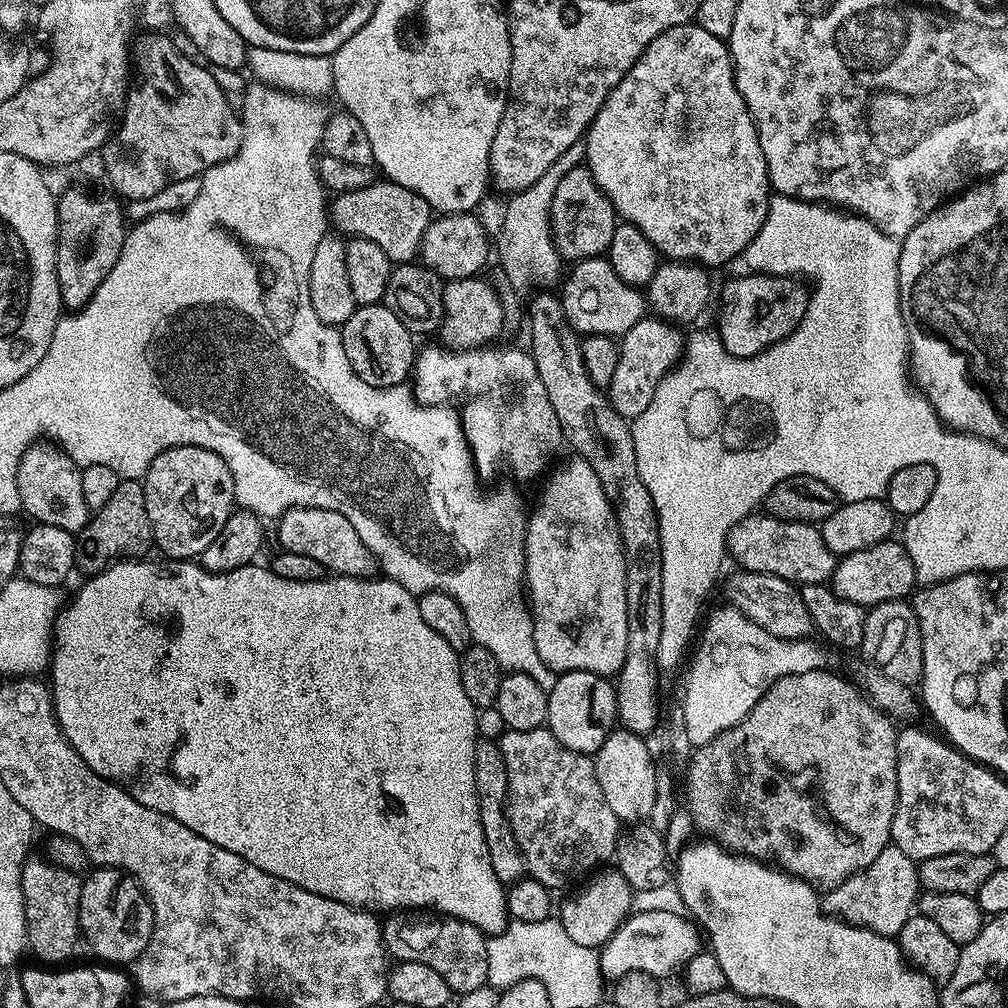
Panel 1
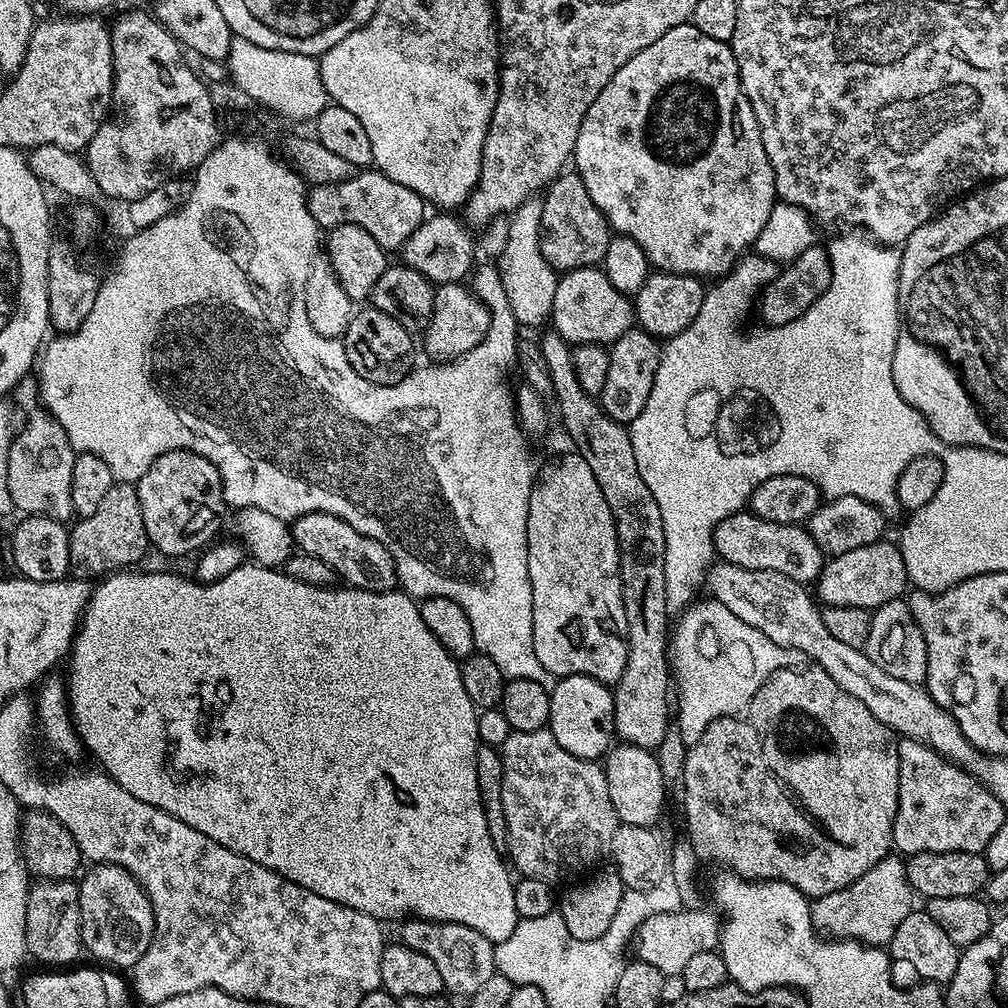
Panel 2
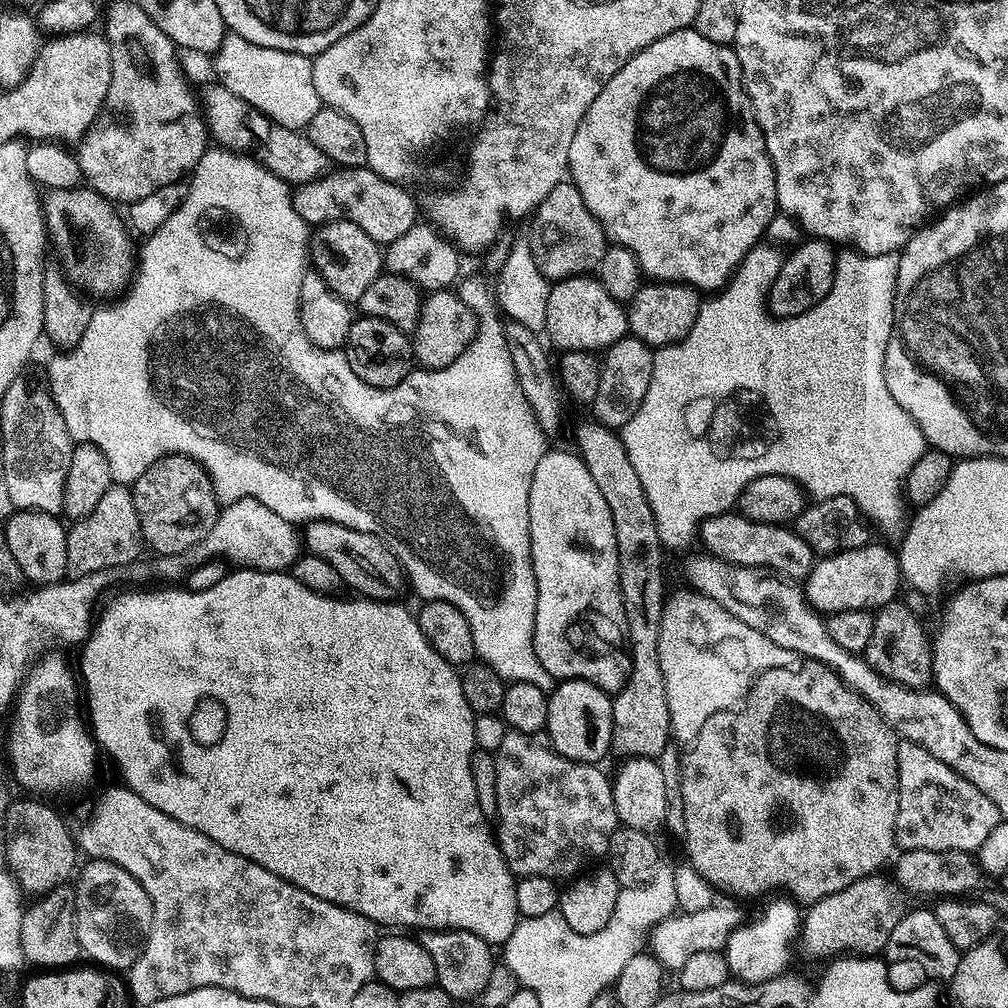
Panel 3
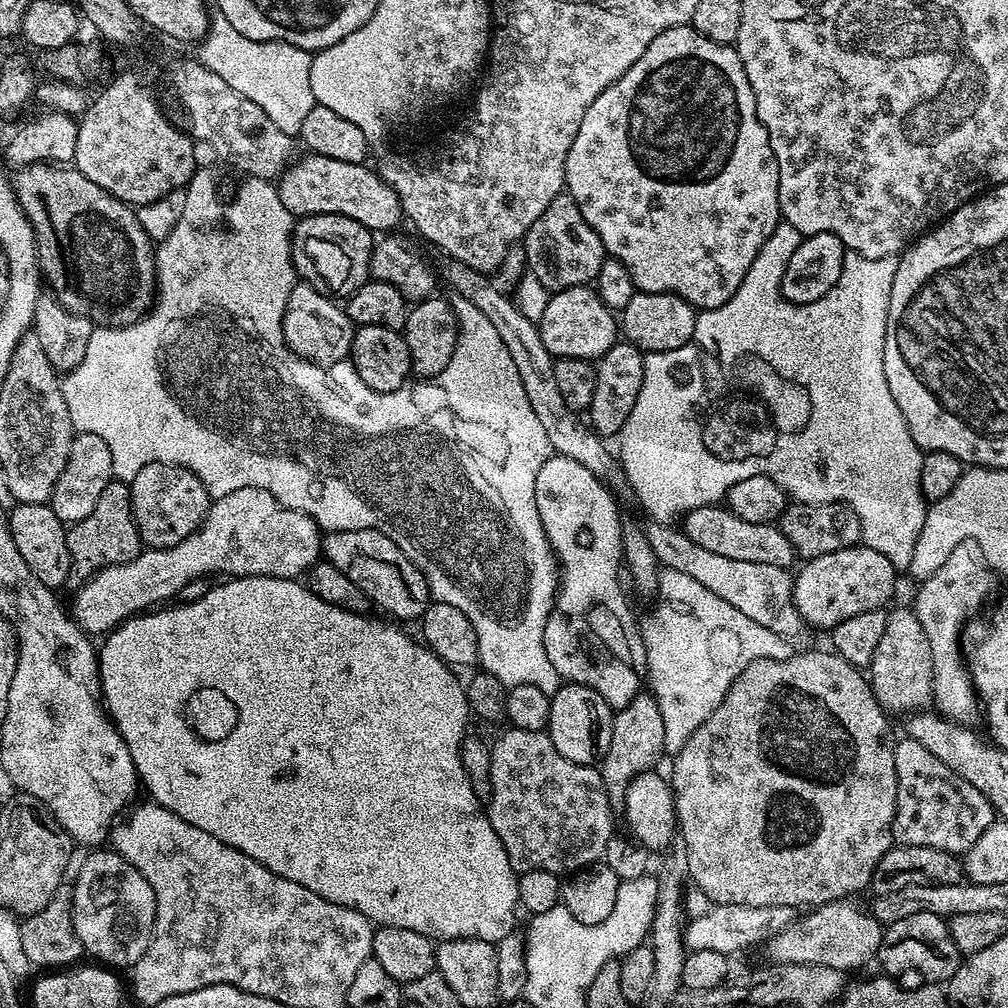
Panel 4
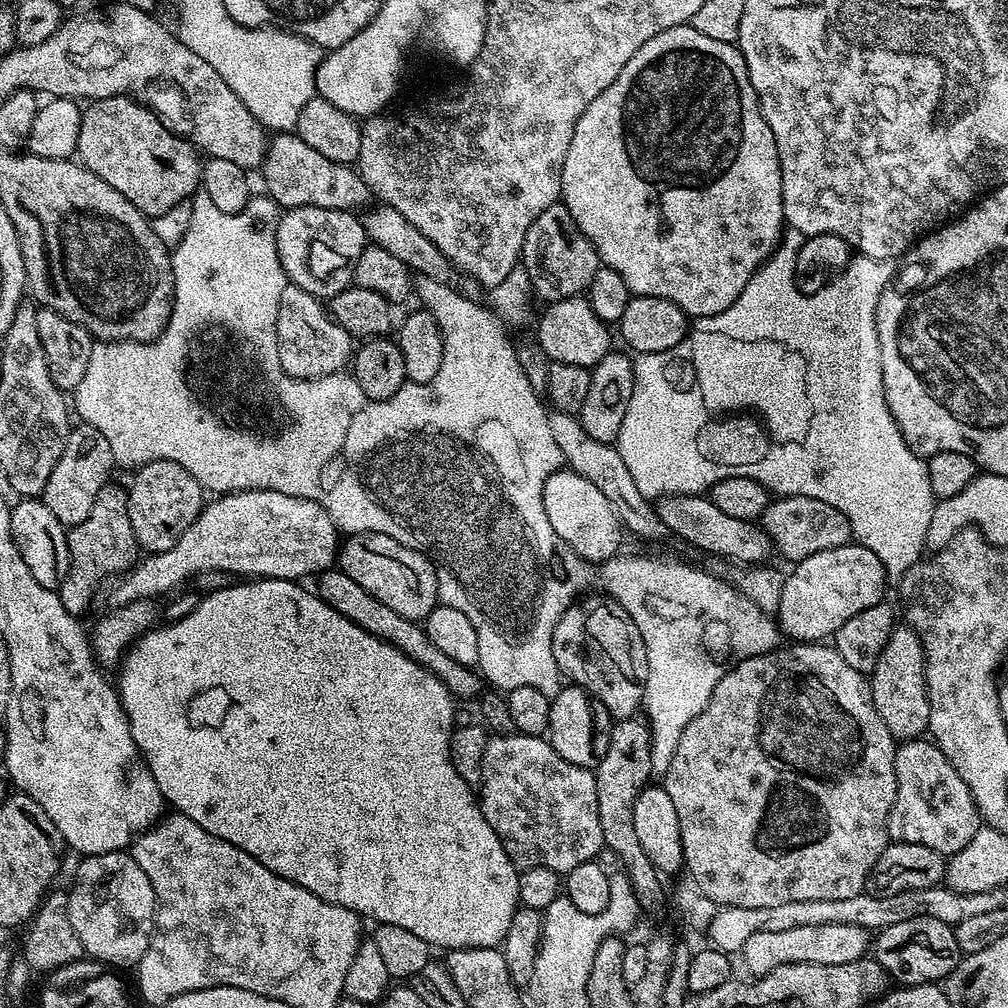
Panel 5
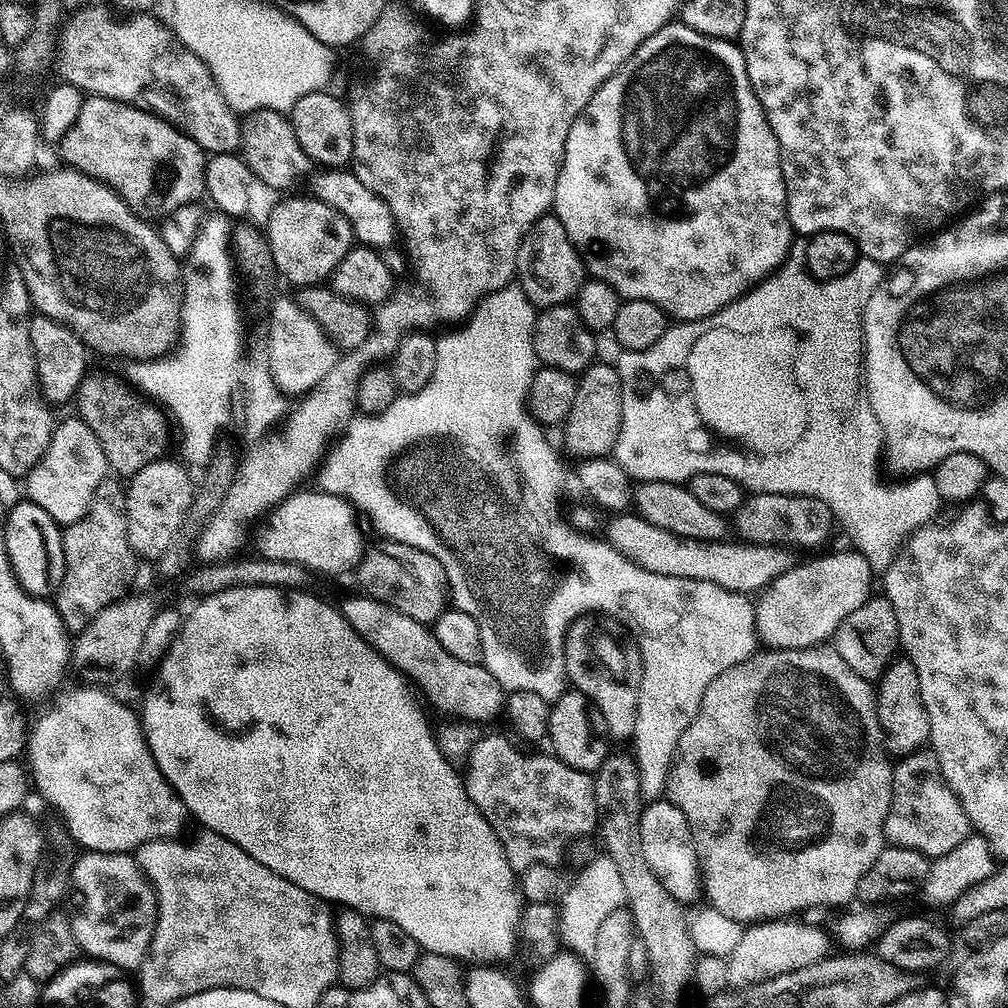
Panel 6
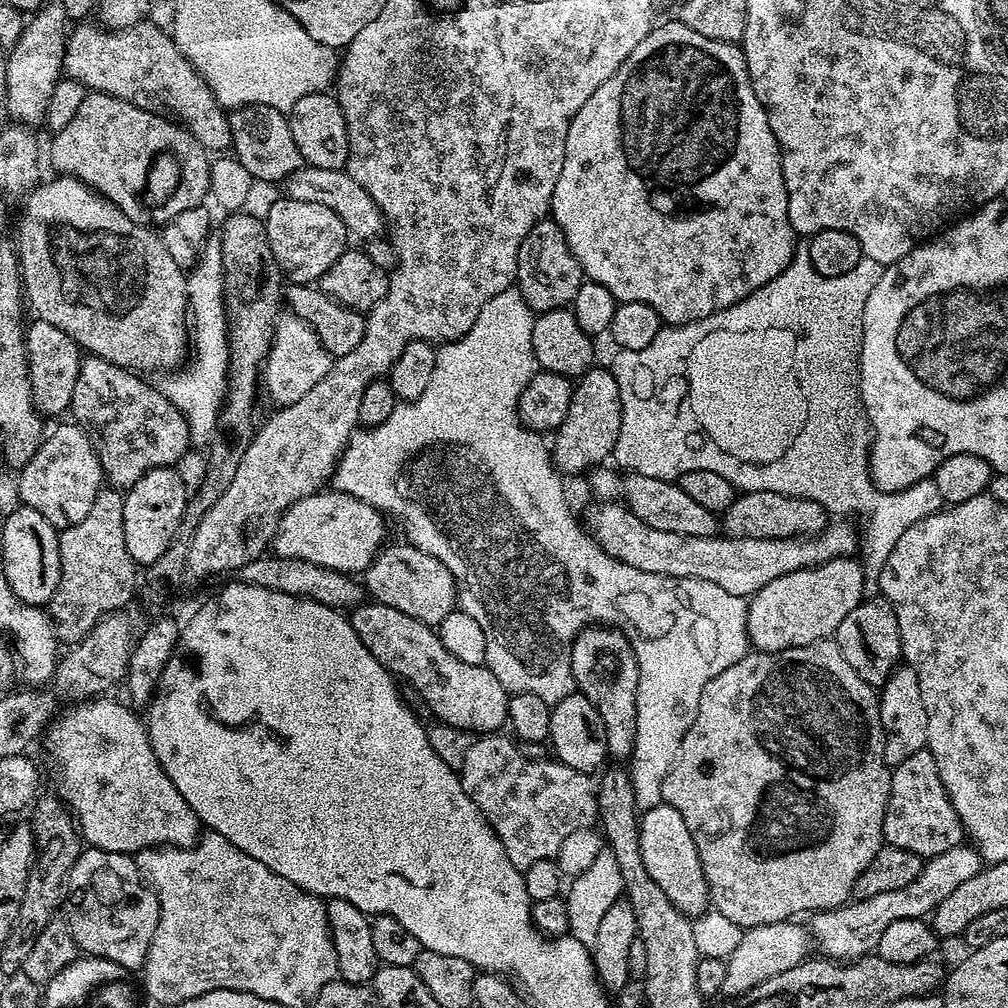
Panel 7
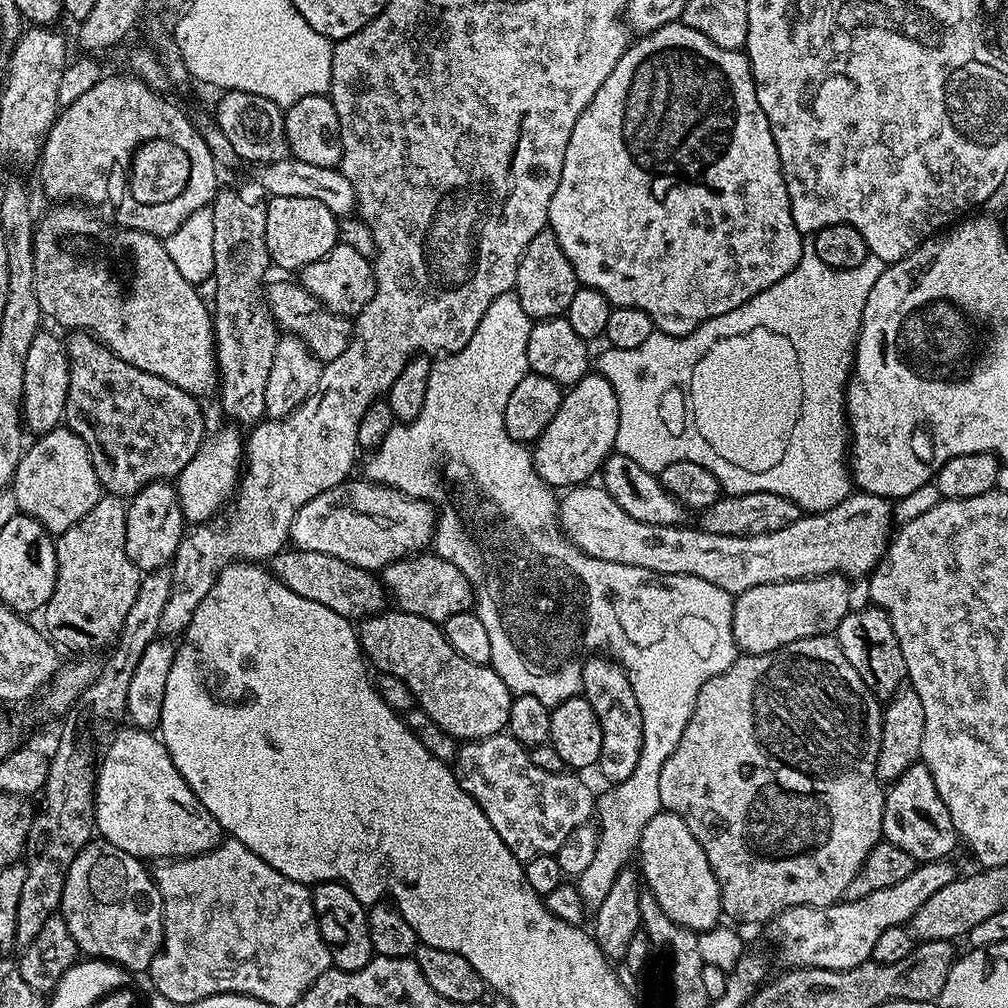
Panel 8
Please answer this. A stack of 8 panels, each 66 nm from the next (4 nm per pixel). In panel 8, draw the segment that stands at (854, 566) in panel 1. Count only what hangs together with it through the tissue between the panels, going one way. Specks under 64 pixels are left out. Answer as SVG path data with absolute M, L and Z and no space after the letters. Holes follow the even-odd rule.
M843 574L809 576L806 580L787 580L766 586L754 586L739 593L732 605L734 642L741 653L757 656L778 650L790 642L811 636L827 636L850 611L852 588Z

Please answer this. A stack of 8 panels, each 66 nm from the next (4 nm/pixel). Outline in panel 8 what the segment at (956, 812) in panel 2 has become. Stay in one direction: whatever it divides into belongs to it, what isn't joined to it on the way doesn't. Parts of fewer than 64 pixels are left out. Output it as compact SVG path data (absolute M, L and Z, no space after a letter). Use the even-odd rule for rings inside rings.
M922 762L912 764L906 774L887 785L882 830L887 843L898 846L898 850L906 850L906 854L918 862L942 860L953 855L951 852L958 845L956 827L950 818L950 810L946 810L946 802L942 802L942 794L938 794L938 786L934 786L934 774L930 774Z

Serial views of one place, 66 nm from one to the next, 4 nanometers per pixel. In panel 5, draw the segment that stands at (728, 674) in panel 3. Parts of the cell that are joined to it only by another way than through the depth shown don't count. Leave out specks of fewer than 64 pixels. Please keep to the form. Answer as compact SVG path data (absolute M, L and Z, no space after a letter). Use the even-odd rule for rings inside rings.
M617 554L603 561L596 572L596 584L601 593L612 597L630 614L634 626L638 626L638 634L642 634L648 659L648 677L644 687L643 715L652 730L650 746L650 762L653 773L667 772L674 758L674 750L678 750L678 738L682 738L682 730L710 702L714 688L727 674L729 667L739 660L751 656L761 656L776 651L782 640L782 633L777 621L758 606L754 606L731 583L719 580L700 568L690 568L686 564L674 564L666 560L651 560L648 556L624 556Z

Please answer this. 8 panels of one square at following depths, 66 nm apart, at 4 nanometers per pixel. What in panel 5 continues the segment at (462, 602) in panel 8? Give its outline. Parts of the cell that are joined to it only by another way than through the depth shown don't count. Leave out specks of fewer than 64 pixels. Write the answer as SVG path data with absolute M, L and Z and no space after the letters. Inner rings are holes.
M361 532L347 537L339 545L338 567L350 574L366 594L374 594L378 602L402 614L402 618L422 622L434 610L440 599L436 565L425 553L402 546L394 538L377 532Z

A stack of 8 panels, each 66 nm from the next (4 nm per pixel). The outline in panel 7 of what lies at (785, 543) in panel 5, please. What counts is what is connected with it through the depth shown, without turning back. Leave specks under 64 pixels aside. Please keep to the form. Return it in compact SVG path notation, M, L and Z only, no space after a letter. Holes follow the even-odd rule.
M746 492L737 495L735 502L722 514L722 528L727 535L742 538L790 538L817 536L830 522L830 514L810 498L794 498L773 492Z

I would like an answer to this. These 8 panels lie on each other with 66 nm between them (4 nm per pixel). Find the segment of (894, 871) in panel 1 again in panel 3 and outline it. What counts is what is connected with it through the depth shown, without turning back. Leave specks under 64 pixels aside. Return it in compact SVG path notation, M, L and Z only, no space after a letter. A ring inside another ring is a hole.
M873 874L858 882L850 882L846 890L838 890L838 894L830 894L807 905L798 929L798 944L804 947L806 955L828 962L845 954L872 958L883 953L902 912L901 909L896 909L896 900L892 897L893 889L889 881L884 881L882 877L883 875Z

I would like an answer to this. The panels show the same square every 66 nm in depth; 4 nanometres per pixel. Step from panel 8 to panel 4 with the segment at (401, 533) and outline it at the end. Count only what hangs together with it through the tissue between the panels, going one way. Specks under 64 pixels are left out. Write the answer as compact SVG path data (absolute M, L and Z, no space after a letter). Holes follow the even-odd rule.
M246 486L242 490L234 490L234 494L226 494L222 498L212 500L208 512L200 524L200 529L169 548L145 547L136 553L130 562L107 564L100 572L94 573L75 589L76 597L70 604L70 615L77 626L87 632L89 637L100 638L105 634L131 620L133 616L151 609L153 606L164 606L175 601L186 586L186 582L194 582L194 578L202 578L212 572L225 572L228 578L237 576L283 576L300 578L307 573L313 564L322 556L322 532L316 522L298 510L281 508L266 490Z

